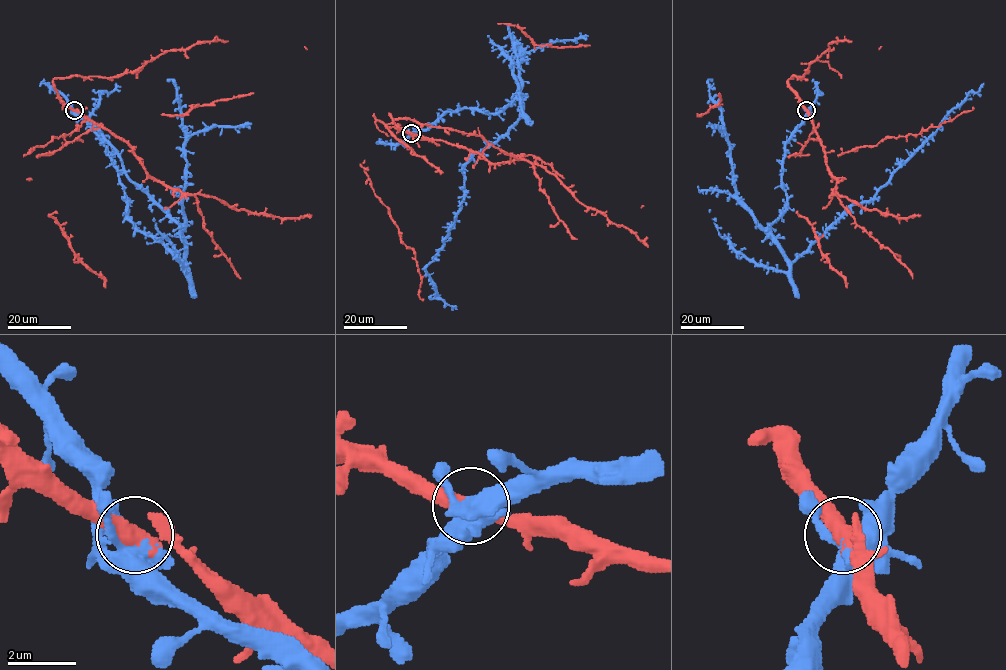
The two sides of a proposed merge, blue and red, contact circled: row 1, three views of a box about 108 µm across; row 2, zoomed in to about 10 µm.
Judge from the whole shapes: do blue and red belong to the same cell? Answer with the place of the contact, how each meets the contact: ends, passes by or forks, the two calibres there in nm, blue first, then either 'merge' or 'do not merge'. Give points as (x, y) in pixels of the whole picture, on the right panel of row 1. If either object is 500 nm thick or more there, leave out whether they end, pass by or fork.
place (806, 110); blue forks; red passes by; calibres 480 and 420 nm; do not merge

